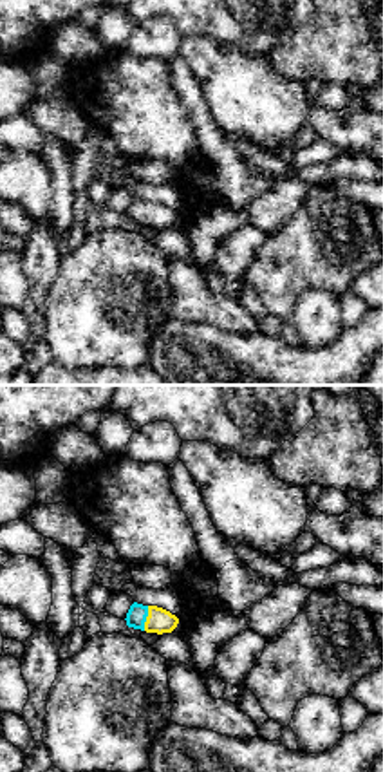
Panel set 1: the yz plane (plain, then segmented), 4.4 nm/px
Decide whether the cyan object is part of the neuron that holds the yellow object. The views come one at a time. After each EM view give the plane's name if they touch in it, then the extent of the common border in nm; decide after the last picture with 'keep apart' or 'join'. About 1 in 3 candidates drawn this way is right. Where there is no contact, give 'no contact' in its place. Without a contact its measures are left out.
yz | 110 nm

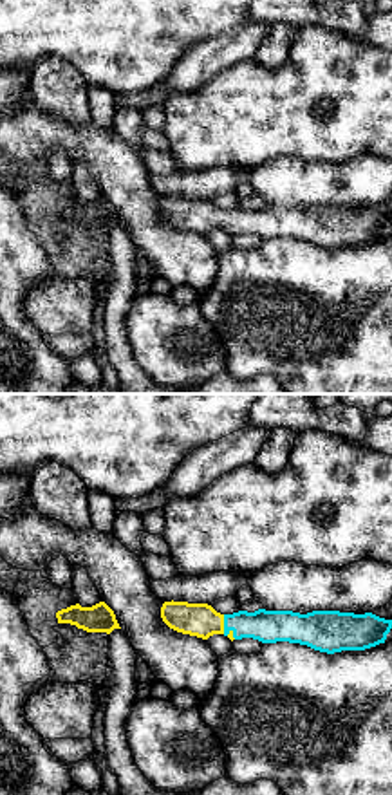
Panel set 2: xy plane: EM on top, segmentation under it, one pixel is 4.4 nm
xy | 130 nm

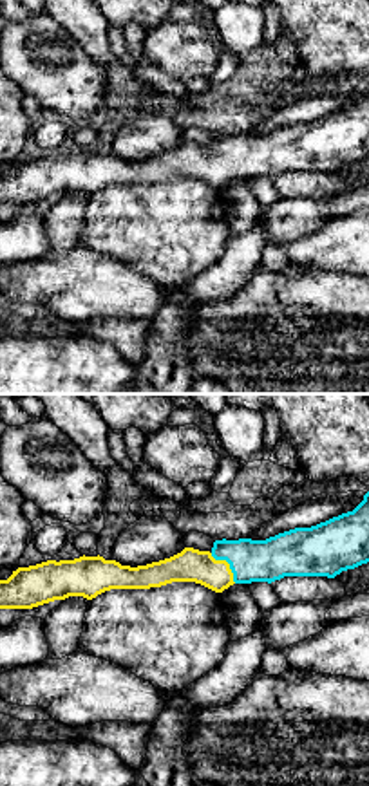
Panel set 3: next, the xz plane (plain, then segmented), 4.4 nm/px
xz | 180 nm

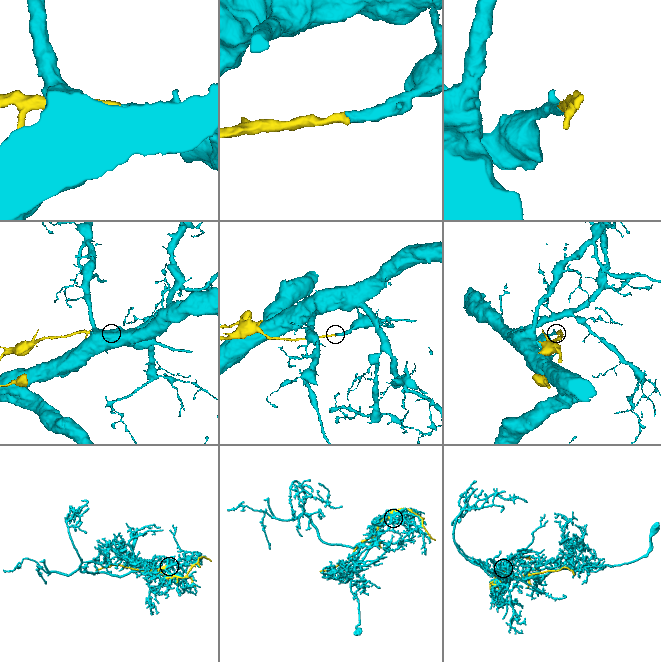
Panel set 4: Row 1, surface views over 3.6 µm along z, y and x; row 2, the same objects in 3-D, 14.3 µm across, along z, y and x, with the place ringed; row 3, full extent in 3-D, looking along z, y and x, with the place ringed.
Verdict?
keep apart

